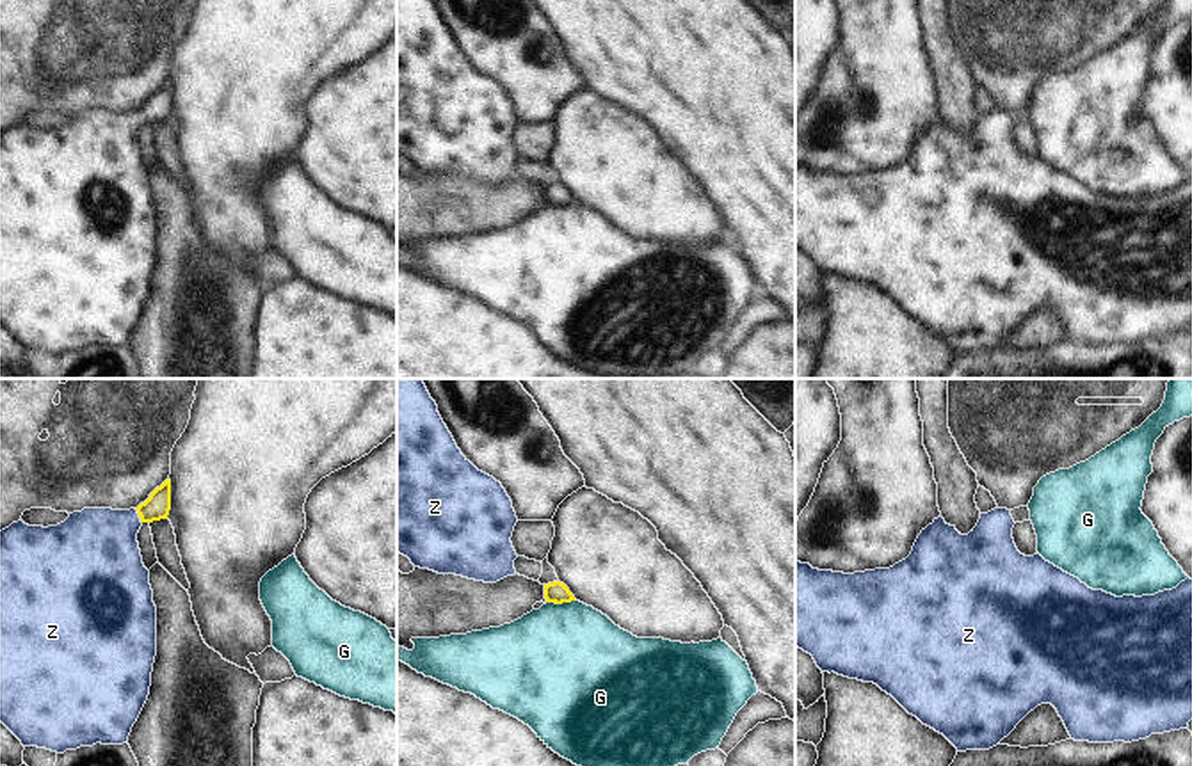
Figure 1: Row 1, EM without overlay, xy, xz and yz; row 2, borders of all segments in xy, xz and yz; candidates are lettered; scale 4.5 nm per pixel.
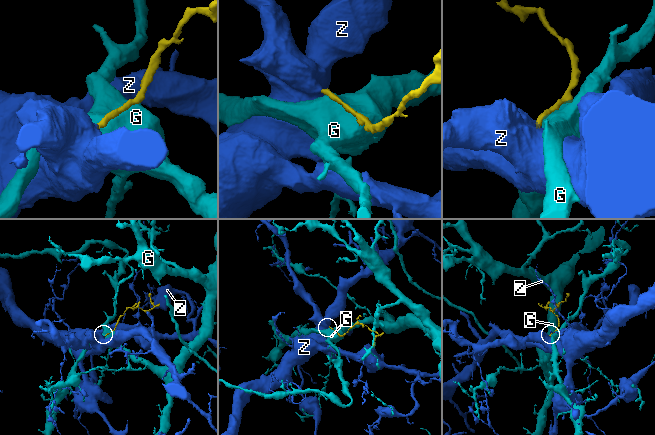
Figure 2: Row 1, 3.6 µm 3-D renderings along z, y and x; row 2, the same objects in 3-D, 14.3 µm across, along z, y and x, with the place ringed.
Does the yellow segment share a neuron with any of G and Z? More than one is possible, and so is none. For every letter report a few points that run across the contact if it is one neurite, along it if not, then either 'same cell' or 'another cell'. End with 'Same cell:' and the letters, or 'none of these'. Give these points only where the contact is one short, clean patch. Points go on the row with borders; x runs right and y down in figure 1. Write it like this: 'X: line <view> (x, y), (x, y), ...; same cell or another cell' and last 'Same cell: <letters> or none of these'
G: another cell
Z: line xy (157, 507), (139, 516), (123, 525), (96, 551); same cell
Same cell: Z

